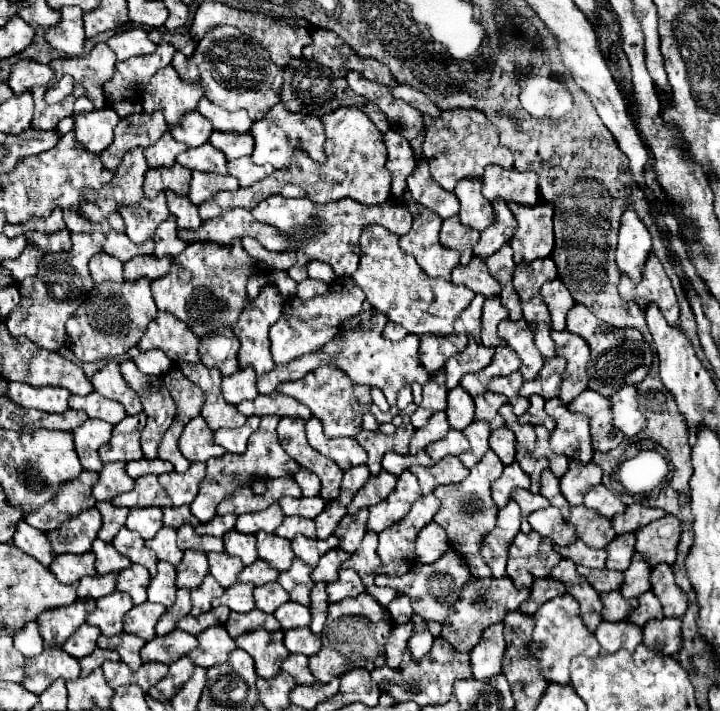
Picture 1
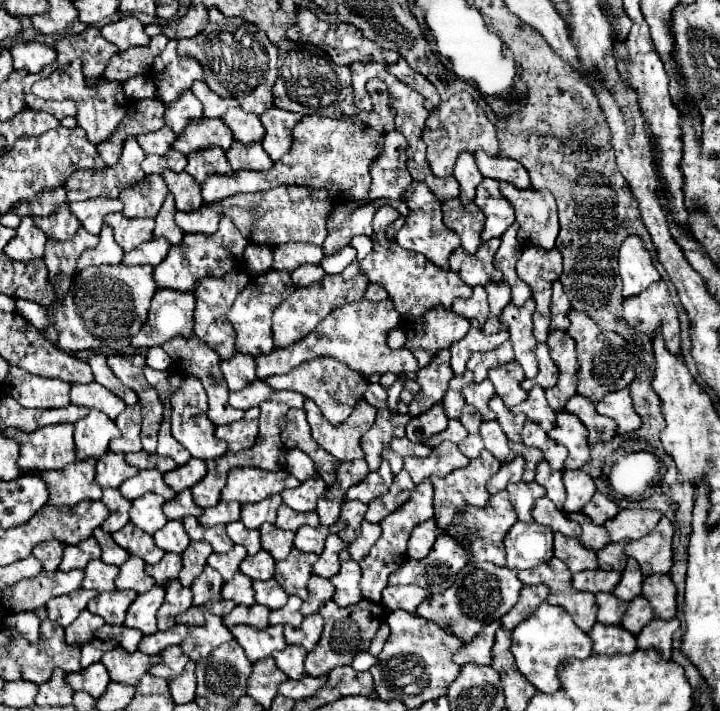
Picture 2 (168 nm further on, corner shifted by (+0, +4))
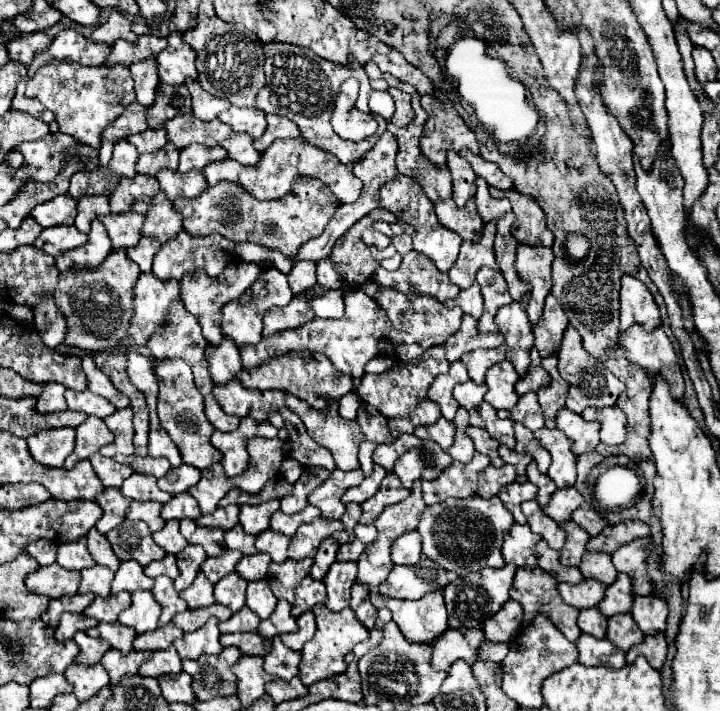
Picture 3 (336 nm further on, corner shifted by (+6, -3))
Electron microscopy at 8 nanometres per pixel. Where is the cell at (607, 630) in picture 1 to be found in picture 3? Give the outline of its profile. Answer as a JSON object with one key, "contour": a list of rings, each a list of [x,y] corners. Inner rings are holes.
{"contour":[[[580,635],[580,639],[576,641],[576,649],[578,649],[578,663],[582,665],[610,667],[610,669],[622,669],[626,665],[624,653],[608,639],[592,639],[590,635]]]}

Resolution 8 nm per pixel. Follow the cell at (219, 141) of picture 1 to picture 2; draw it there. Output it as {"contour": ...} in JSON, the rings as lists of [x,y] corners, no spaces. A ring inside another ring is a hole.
{"contour":[[[230,108],[226,116],[222,116],[222,122],[230,128],[236,142],[250,146],[254,142],[260,142],[264,136],[264,128],[258,120],[258,116],[250,116],[242,112],[242,108]]]}

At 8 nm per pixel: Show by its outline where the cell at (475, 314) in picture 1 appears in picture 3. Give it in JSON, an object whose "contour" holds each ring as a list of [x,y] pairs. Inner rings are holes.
{"contour":[[[474,283],[472,287],[462,289],[462,291],[452,299],[452,305],[462,307],[464,313],[468,313],[468,315],[472,315],[474,319],[478,319],[478,317],[482,315],[482,307],[484,307],[482,293],[480,293],[480,285]]]}

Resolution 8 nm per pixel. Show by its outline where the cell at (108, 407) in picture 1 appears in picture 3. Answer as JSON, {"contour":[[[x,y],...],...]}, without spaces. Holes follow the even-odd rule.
{"contour":[[[66,389],[66,403],[68,403],[70,411],[82,411],[86,415],[94,415],[100,419],[106,419],[108,415],[112,415],[116,411],[116,407],[110,401],[102,399],[100,395],[90,393],[88,389],[82,393]]]}

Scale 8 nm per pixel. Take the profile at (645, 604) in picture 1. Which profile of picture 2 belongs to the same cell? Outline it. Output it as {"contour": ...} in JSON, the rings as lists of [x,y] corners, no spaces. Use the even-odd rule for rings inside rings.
{"contour":[[[636,596],[630,602],[630,608],[628,608],[626,616],[622,618],[622,626],[628,628],[628,632],[632,632],[636,636],[650,620],[654,620],[652,606],[648,604],[648,600],[644,596]]]}

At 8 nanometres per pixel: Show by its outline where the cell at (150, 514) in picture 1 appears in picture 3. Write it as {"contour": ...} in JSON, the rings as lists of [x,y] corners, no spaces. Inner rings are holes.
{"contour":[[[132,501],[128,511],[126,511],[126,517],[132,521],[144,521],[156,533],[166,523],[160,517],[160,509],[162,509],[162,505],[156,501]]]}

